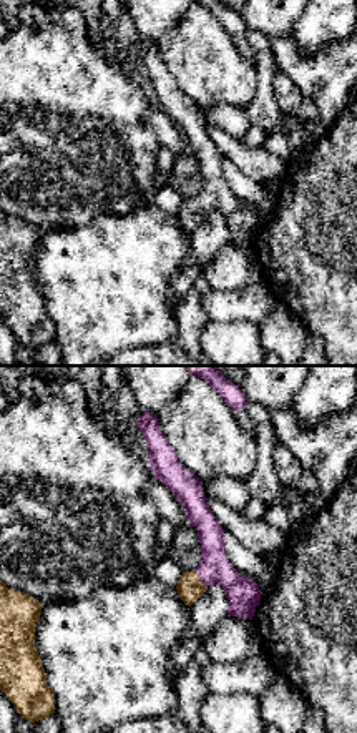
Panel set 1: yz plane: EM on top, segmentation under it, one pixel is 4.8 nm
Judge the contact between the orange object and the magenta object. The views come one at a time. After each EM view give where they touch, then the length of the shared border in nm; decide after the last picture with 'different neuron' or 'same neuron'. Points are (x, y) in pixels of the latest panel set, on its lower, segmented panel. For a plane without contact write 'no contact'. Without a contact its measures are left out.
(198, 579) | 110 nm

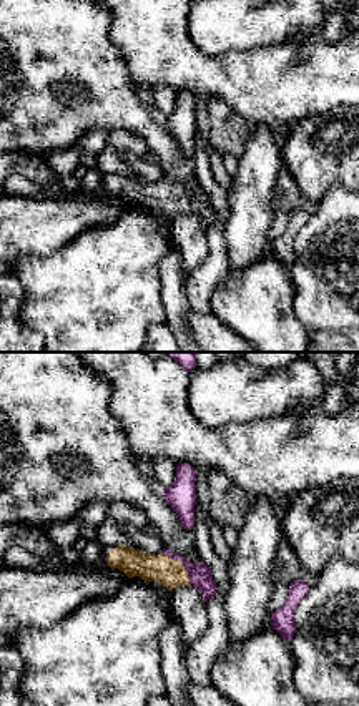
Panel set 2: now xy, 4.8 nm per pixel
(181, 563) | 220 nm

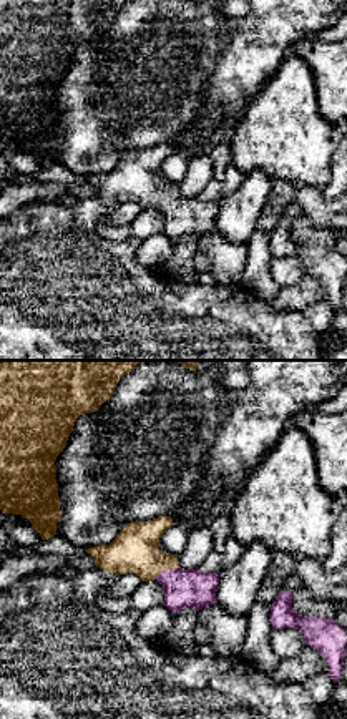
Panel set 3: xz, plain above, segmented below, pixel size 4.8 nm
(166, 568) | 130 nm

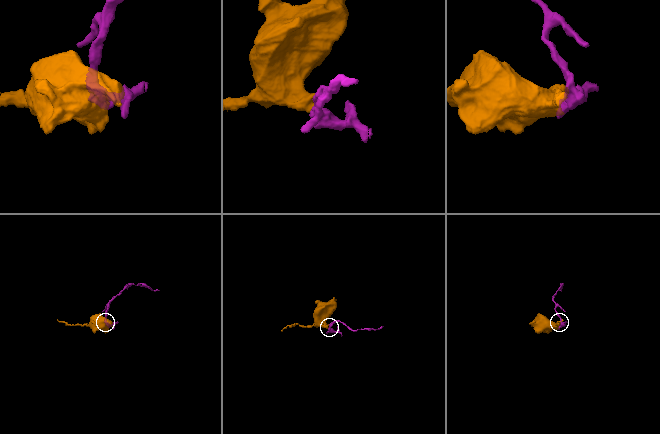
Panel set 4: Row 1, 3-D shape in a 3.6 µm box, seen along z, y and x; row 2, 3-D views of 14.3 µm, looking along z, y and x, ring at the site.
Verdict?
same neuron

